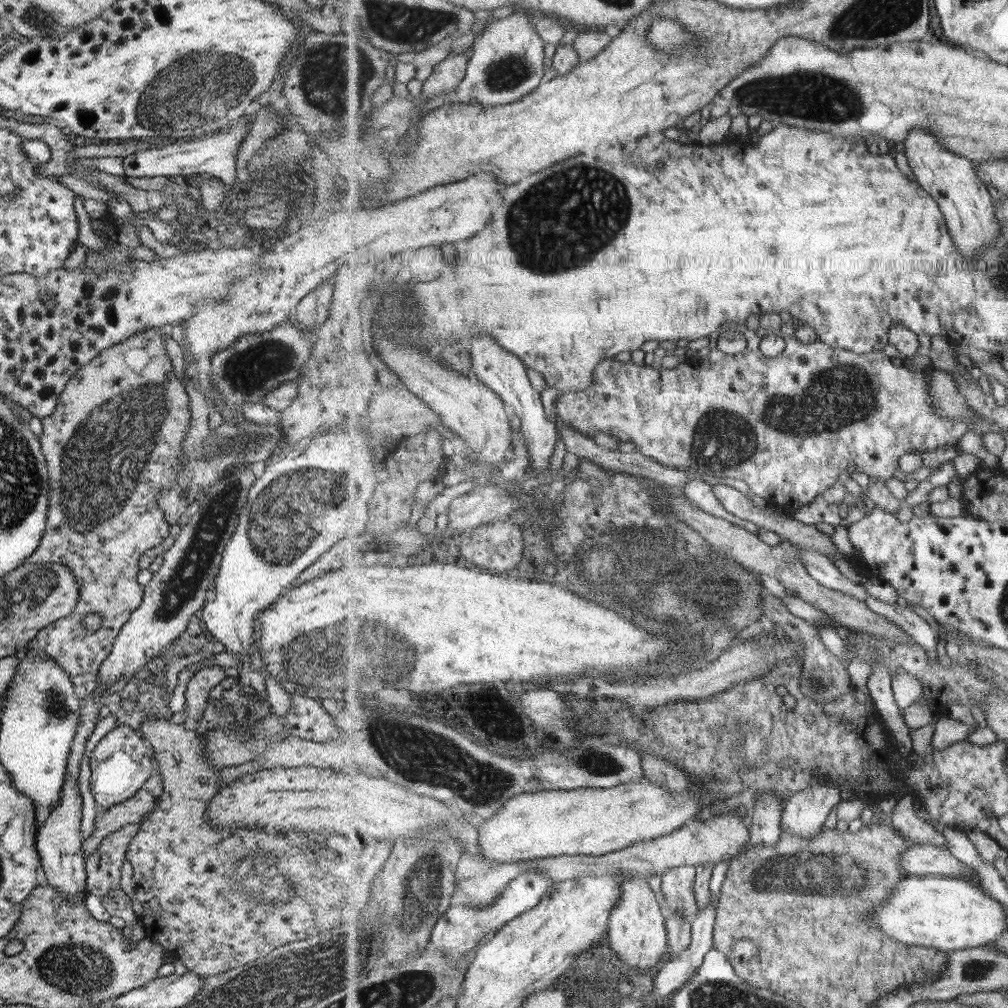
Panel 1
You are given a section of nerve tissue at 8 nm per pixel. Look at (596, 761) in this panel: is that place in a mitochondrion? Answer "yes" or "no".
yes

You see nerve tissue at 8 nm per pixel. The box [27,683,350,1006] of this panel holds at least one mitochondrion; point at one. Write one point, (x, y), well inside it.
(75, 970)

